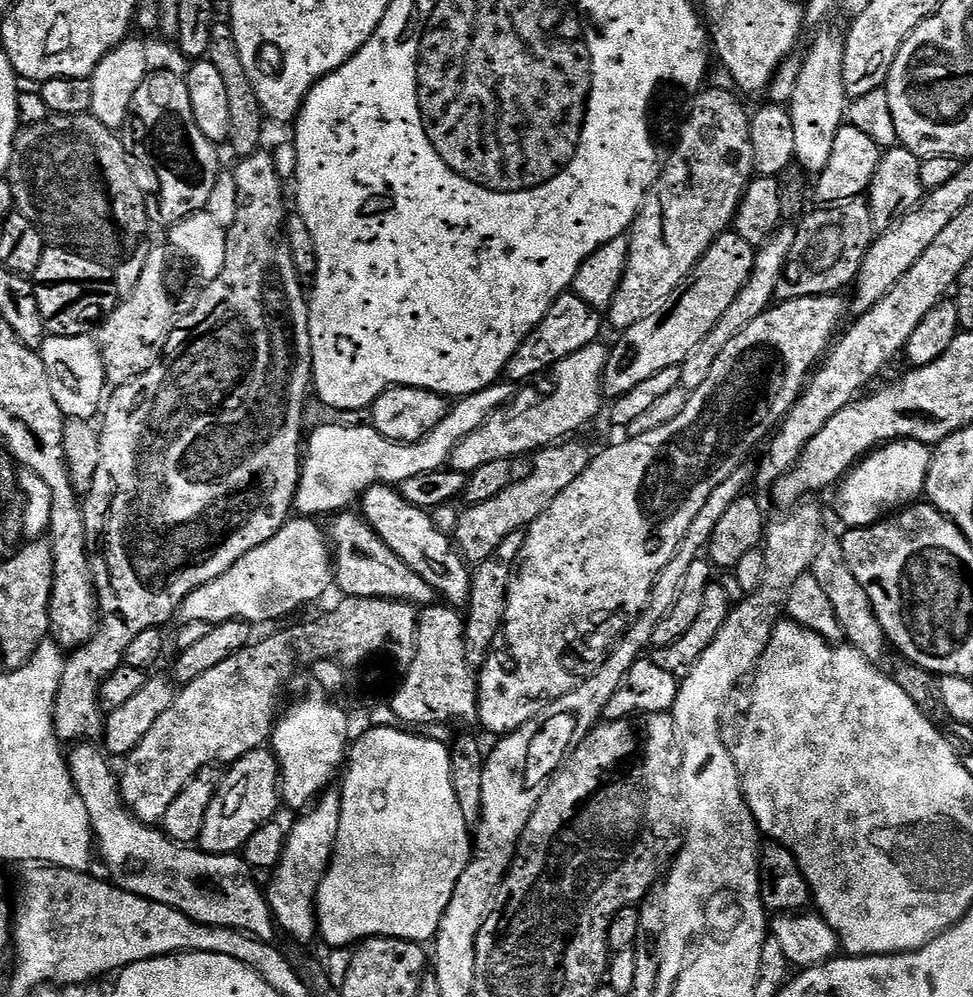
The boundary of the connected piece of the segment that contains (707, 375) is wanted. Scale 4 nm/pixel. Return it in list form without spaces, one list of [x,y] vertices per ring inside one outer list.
[[[788,226],[781,227],[780,231],[763,245],[756,254],[756,270],[752,273],[752,279],[744,287],[740,297],[732,304],[732,309],[726,313],[720,320],[720,325],[701,342],[699,347],[692,353],[690,359],[681,365],[683,378],[681,385],[691,392],[697,392],[702,386],[706,385],[712,376],[712,370],[718,358],[730,348],[737,336],[739,336],[754,320],[760,317],[769,308],[773,307],[777,299],[776,287],[781,287],[782,277],[784,275],[784,265],[788,263],[793,255],[792,247],[796,244],[796,236],[788,229]]]

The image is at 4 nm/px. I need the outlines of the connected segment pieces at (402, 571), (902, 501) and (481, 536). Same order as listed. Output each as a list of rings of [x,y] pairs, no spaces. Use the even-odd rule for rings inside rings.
[[[340,514],[330,528],[330,540],[334,545],[334,584],[348,598],[378,598],[379,600],[406,600],[417,606],[432,606],[437,603],[438,592],[430,582],[423,580],[359,515]]]
[[[894,440],[869,452],[839,485],[840,516],[848,523],[847,527],[869,528],[871,524],[919,501],[928,487],[933,459],[933,449],[917,440]]]
[[[564,442],[559,446],[545,448],[535,457],[526,478],[516,481],[502,494],[490,498],[481,504],[471,505],[460,517],[460,531],[458,533],[458,548],[469,561],[483,562],[496,555],[496,551],[510,534],[524,532],[537,520],[549,506],[578,479],[590,466],[594,457],[593,450],[584,444]]]

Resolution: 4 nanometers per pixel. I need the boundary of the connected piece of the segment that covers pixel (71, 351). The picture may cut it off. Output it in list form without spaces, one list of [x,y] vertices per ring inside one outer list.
[[[91,335],[48,336],[40,345],[39,354],[54,381],[56,401],[65,417],[74,420],[92,420],[101,415],[106,404],[104,386],[109,383],[104,372],[104,360],[99,343]]]

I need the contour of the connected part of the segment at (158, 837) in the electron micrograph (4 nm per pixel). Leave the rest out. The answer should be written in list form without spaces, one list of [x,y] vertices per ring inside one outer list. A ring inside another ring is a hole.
[[[92,742],[73,747],[76,749],[70,752],[70,767],[72,781],[92,819],[99,855],[100,852],[104,855],[116,887],[176,908],[191,920],[233,928],[257,936],[259,940],[271,941],[272,935],[278,932],[278,924],[265,889],[256,881],[257,873],[243,855],[216,856],[196,846],[177,844],[159,827],[144,823],[125,804],[117,773],[112,773],[108,765],[109,757],[96,747]]]

